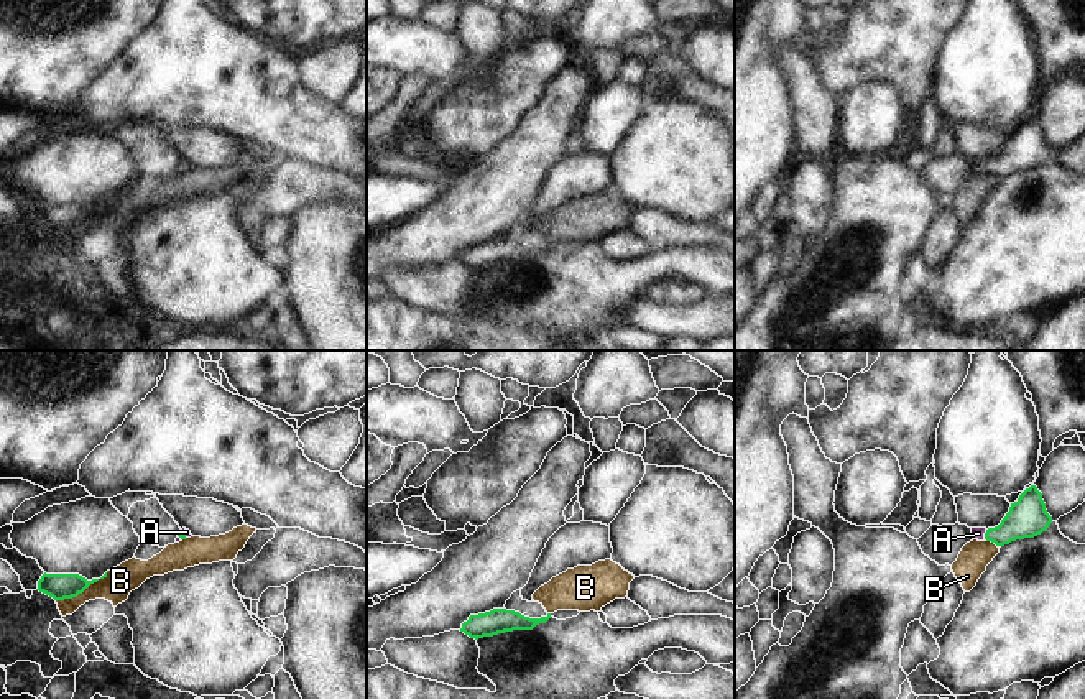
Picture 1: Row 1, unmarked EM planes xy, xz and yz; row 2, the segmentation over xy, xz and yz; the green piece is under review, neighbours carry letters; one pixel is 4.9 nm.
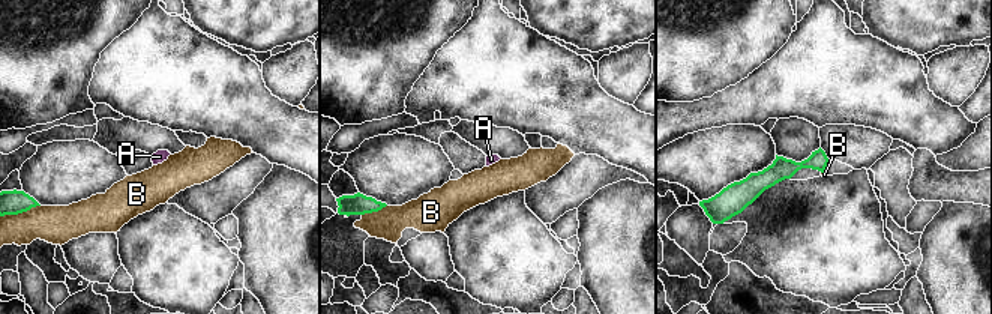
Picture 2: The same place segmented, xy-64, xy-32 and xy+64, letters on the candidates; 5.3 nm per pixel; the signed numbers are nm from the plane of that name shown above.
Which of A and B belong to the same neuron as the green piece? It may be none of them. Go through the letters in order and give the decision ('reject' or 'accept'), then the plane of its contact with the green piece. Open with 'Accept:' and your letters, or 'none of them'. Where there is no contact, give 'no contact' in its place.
Accept: A
A: accept; meets green in yz
B: reject; meets green in xy

